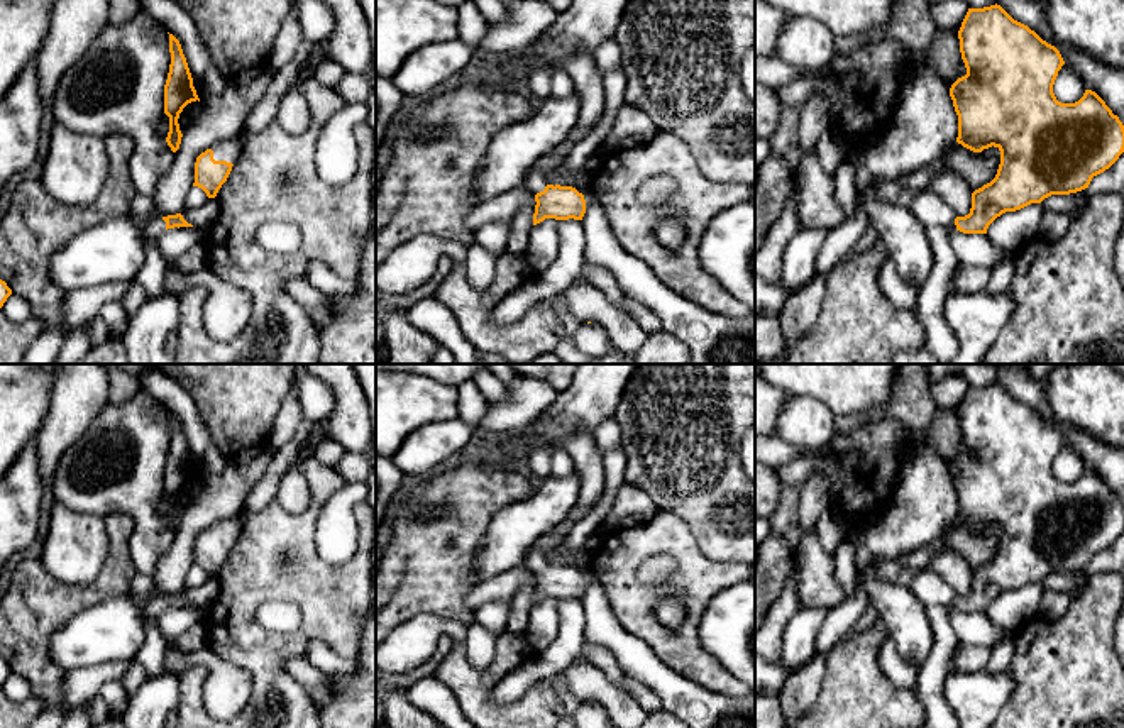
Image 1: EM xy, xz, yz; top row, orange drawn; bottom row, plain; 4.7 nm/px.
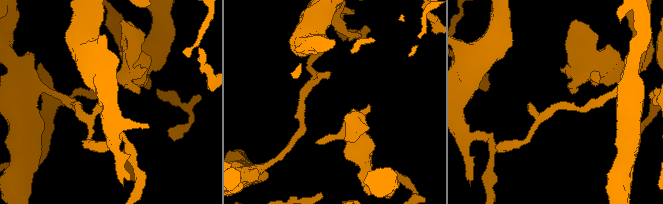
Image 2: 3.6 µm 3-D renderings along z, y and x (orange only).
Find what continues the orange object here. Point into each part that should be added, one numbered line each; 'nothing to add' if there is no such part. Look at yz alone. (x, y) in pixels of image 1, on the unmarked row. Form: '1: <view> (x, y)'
1: yz (930, 684)

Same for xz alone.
1: xz (535, 561)

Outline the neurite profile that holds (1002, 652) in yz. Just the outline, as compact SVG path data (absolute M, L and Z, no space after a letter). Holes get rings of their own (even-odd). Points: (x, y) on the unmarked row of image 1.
M1007 630L1004 638L992 648L992 657L985 669L989 674L999 674L1009 669L1014 654L1016 633L1017 630Z

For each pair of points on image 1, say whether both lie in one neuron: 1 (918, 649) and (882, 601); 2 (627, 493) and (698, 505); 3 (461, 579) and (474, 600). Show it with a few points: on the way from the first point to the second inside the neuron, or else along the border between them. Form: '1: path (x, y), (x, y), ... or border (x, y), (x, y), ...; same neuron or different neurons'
1: path (913, 637), (911, 630), (894, 613); same neuron
2: border (625, 481), (639, 486), (657, 508); different neurons
3: border (476, 584), (466, 596), (466, 610), (471, 615); different neurons

